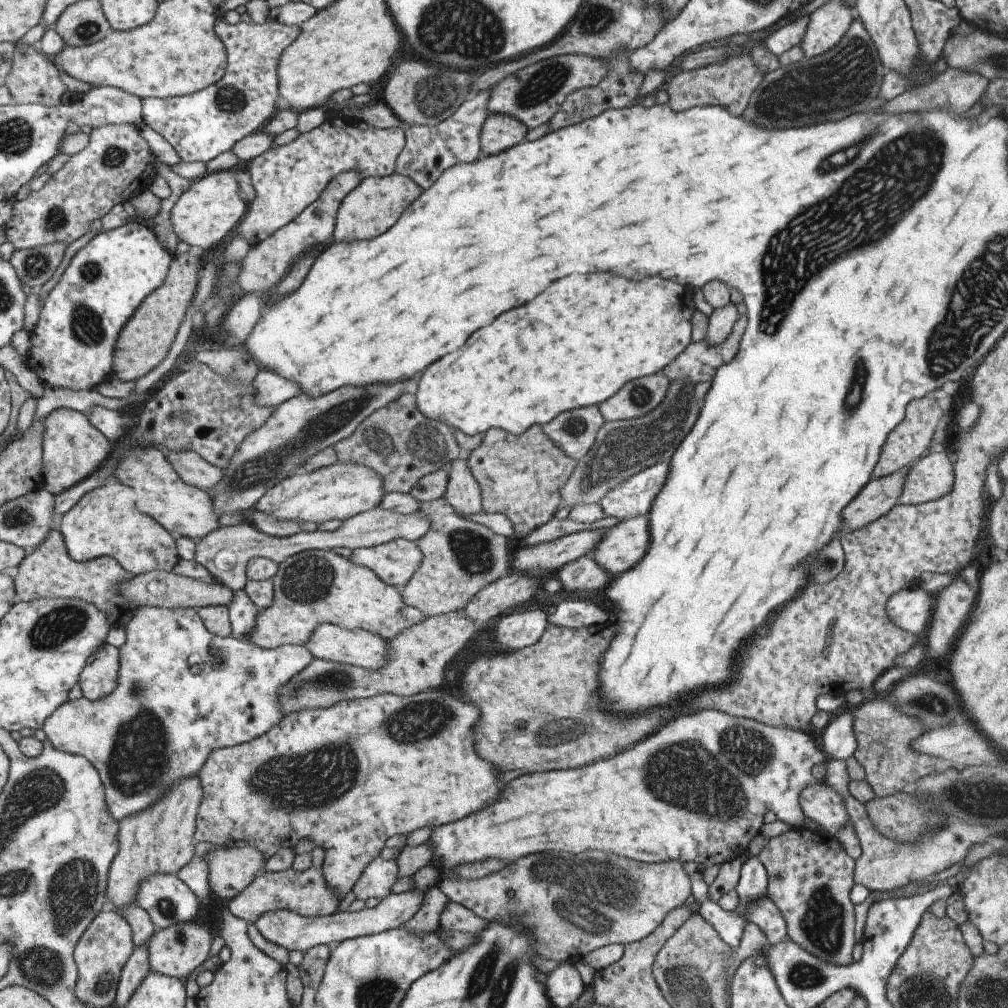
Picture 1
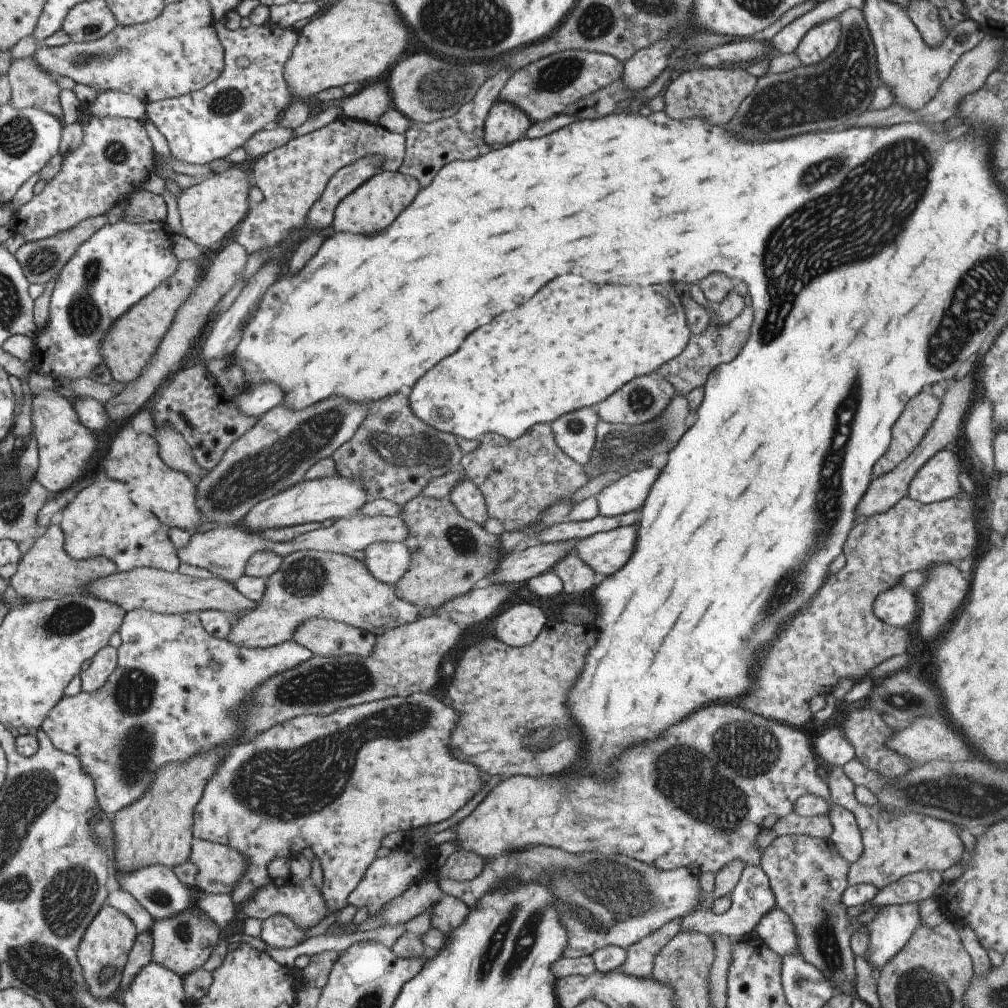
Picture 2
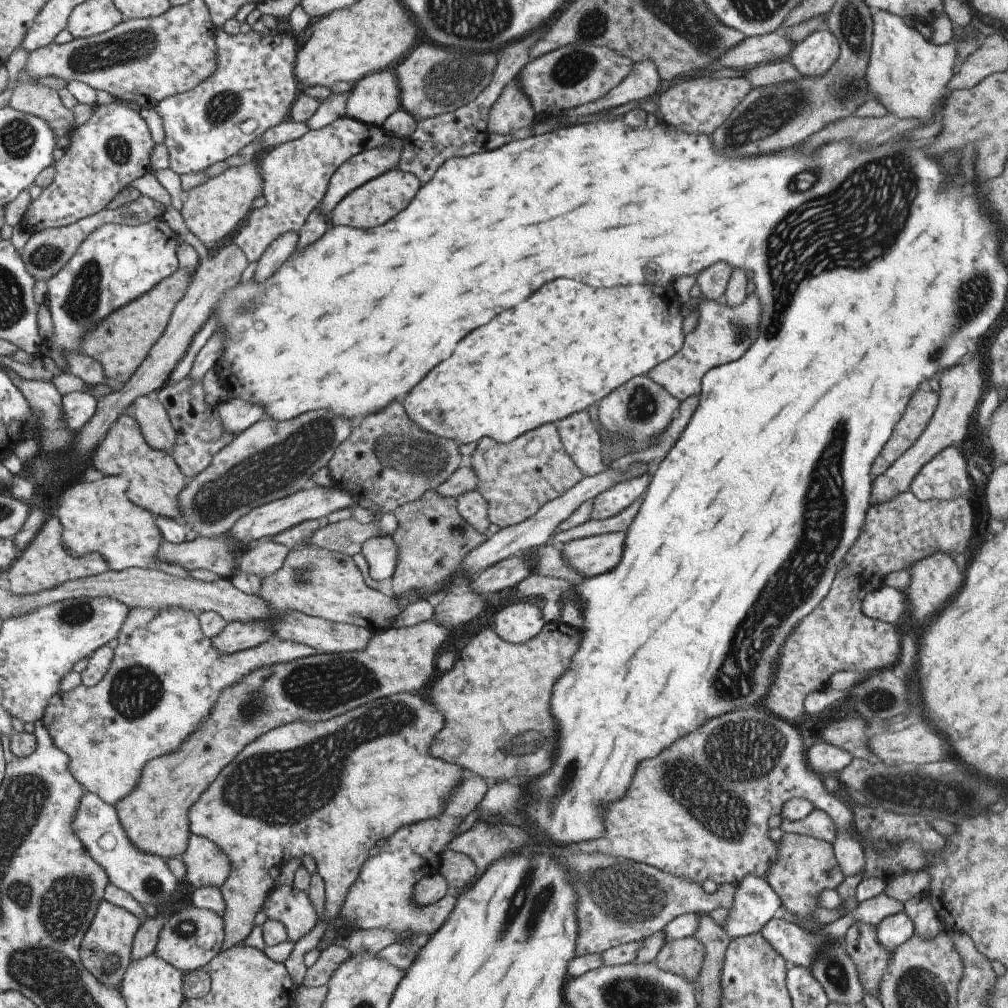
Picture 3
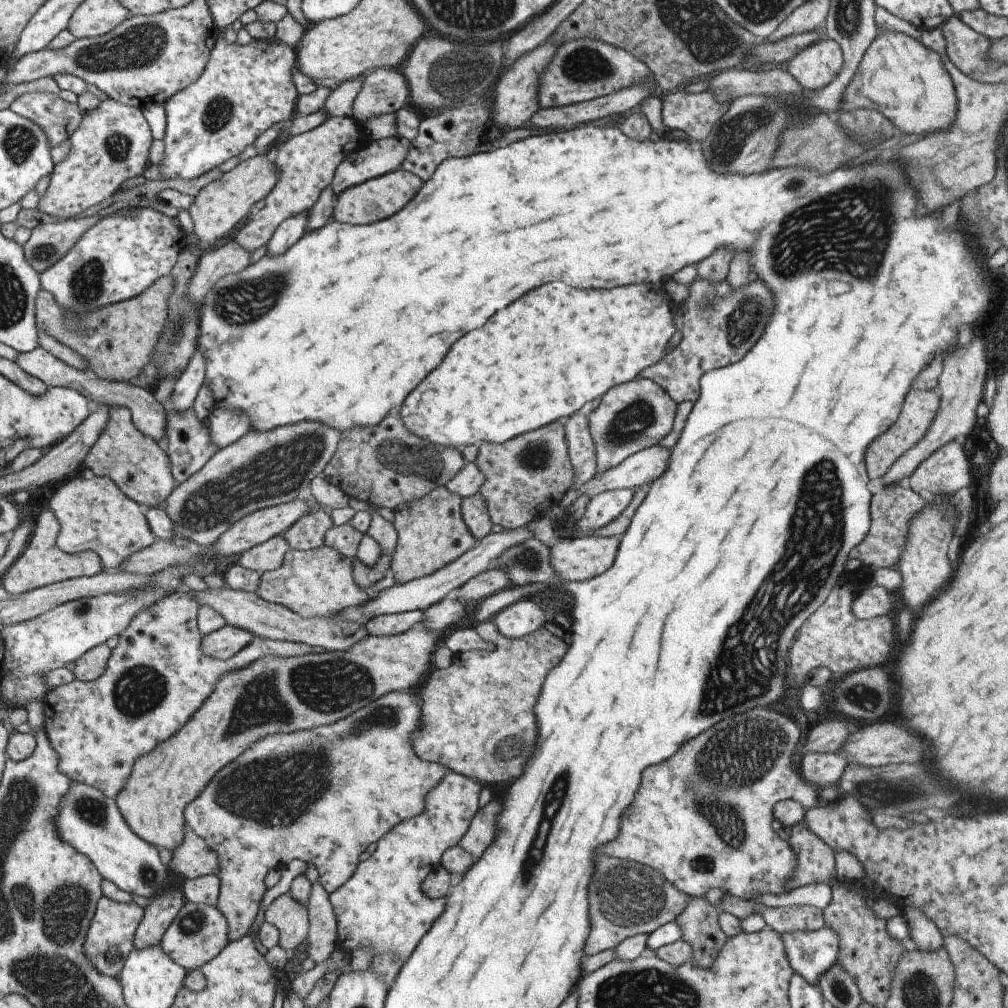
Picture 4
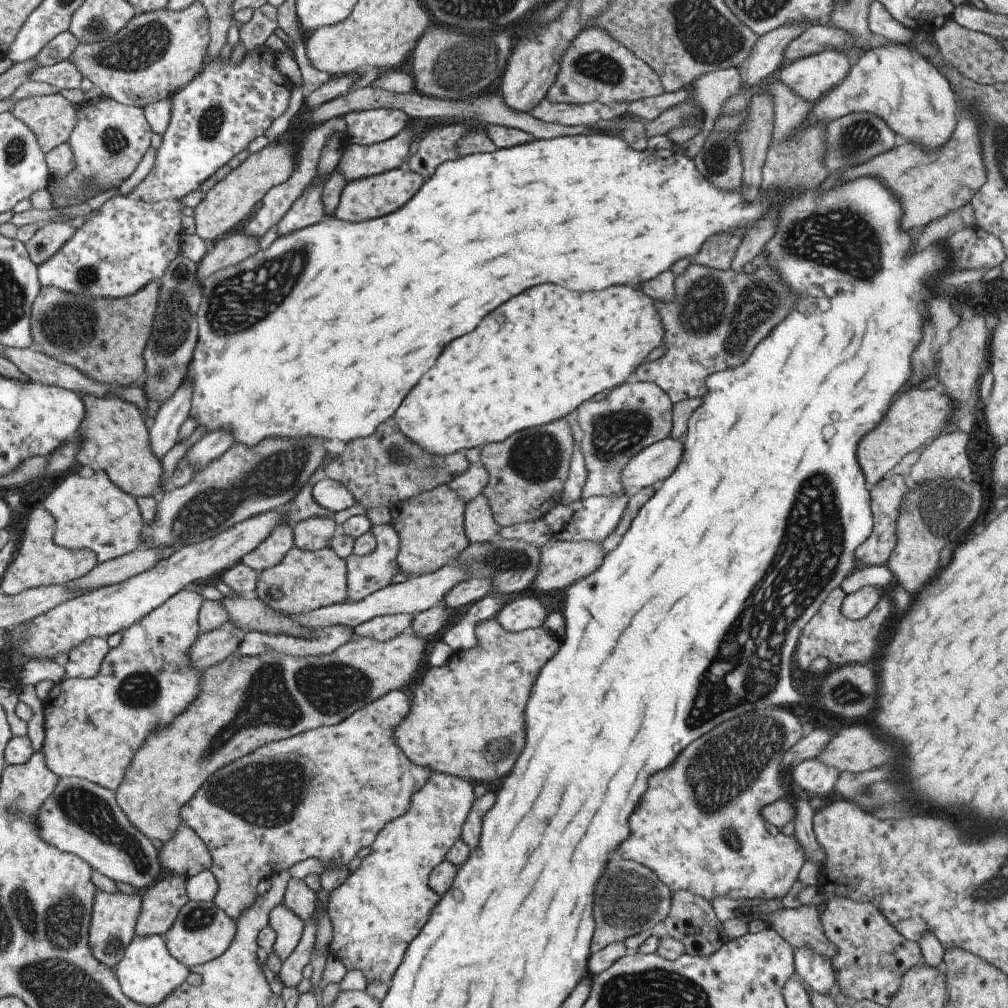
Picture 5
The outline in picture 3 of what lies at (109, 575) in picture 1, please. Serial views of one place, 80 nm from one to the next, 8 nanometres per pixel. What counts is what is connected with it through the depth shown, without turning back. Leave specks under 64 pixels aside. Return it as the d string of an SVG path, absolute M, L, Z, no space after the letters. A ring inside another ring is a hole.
M47 516L28 545L22 550L14 564L7 568L8 591L14 595L38 593L64 583L65 581L90 577L108 570L105 559L97 553L85 553L72 557L61 544L61 523L56 516Z

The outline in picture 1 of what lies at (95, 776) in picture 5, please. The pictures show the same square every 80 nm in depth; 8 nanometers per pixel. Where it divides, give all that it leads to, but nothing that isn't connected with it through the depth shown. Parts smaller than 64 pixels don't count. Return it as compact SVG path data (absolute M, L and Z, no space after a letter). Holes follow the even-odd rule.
M143 605L134 610L131 618L122 628L125 632L125 641L118 648L118 672L113 690L108 695L94 701L88 701L83 696L74 700L67 699L41 725L41 730L43 730L46 740L50 742L54 749L64 753L81 755L93 765L103 787L104 801L108 813L116 821L120 821L129 815L135 815L137 811L143 811L152 802L160 799L160 796L164 795L164 792L168 791L168 788L172 787L172 784L179 779L188 779L189 775L197 775L210 752L221 747L230 747L239 743L249 742L251 739L267 732L274 724L277 724L279 719L283 718L276 705L278 690L284 682L287 682L293 675L304 669L313 657L307 647L301 645L279 645L274 649L262 649L254 644L245 642L243 639L236 639L231 636L220 637L211 634L204 628L198 611L192 608L163 609Z

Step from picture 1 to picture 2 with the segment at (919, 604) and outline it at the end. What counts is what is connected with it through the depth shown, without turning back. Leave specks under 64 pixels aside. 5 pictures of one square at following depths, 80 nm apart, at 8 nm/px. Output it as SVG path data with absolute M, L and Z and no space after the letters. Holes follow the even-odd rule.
M899 584L876 594L871 608L879 620L897 628L909 626L918 617L915 595Z

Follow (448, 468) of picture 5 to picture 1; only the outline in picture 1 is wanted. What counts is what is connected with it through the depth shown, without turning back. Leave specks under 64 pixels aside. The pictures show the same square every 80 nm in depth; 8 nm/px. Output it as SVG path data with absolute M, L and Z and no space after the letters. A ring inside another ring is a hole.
M401 393L394 401L373 411L356 427L355 432L336 442L332 446L337 463L355 463L375 471L382 480L382 494L407 494L417 484L417 481L441 468L449 468L449 463L459 458L460 449L453 438L451 427L439 421L426 419L415 406L414 394Z

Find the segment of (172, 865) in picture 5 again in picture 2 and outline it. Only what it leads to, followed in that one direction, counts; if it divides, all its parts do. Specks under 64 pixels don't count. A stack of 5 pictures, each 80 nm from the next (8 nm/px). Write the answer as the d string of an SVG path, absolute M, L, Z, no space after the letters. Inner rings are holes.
M193 839L188 860L195 865L194 886L206 893L230 896L231 887L246 869L246 858L228 846Z

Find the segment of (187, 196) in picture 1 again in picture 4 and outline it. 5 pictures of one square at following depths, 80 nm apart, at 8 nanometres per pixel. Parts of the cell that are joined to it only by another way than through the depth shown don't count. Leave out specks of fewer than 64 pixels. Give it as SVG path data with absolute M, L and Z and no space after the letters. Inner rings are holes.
M256 154L236 164L231 170L208 183L194 196L193 203L187 212L193 223L193 233L201 244L214 245L216 240L223 238L233 226L237 226L249 212L249 208L265 198L265 195L275 186L278 170L270 155Z

